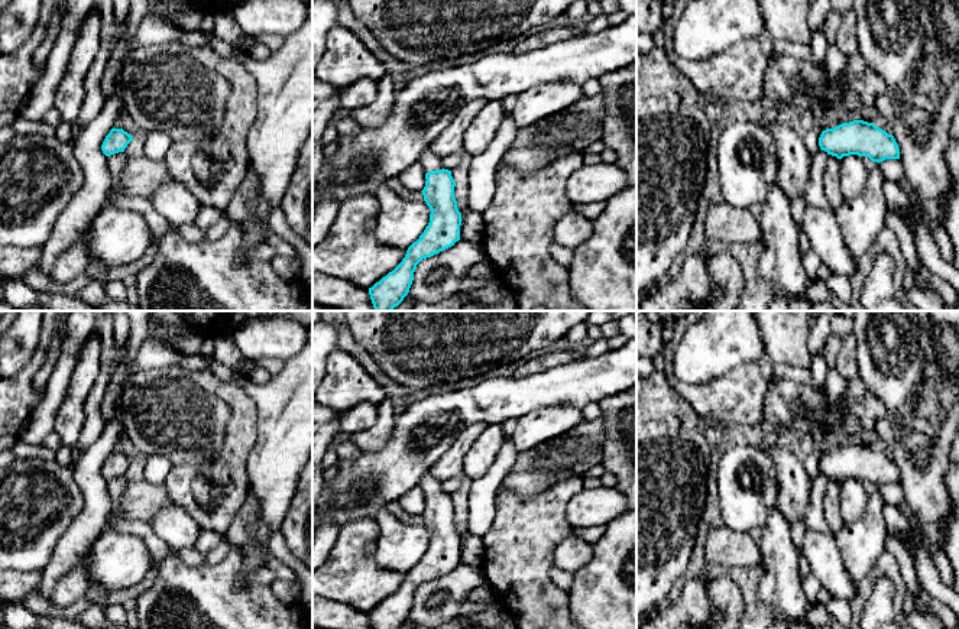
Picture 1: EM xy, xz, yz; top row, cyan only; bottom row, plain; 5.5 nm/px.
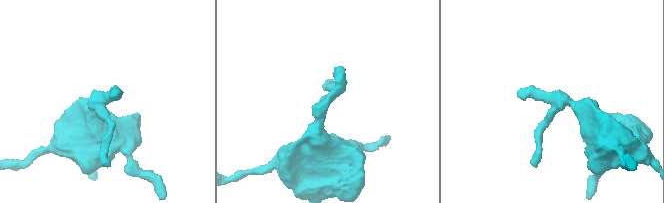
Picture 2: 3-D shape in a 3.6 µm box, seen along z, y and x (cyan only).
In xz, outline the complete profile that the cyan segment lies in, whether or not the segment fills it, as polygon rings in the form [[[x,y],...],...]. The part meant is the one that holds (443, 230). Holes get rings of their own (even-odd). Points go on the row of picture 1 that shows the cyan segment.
[[[430,147],[418,162],[425,169],[425,187],[421,191],[431,210],[430,223],[414,241],[402,262],[372,288],[369,295],[375,311],[392,311],[408,295],[417,265],[460,240],[461,213],[454,198],[456,181],[451,171],[444,169],[440,158]]]

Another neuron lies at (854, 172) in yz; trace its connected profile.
[[[858,155],[843,156],[840,159],[839,188],[843,201],[859,195],[868,181],[868,166]]]

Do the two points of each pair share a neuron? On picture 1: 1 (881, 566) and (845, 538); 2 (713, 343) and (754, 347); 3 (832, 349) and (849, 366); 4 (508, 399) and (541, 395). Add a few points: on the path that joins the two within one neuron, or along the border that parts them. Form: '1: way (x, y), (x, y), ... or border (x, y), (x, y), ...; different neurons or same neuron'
1: border (885, 551), (857, 584); different neurons
2: way (723, 343), (744, 343); same neuron
3: border (842, 337), (835, 366); different neurons
4: way (517, 396), (533, 395); same neuron

